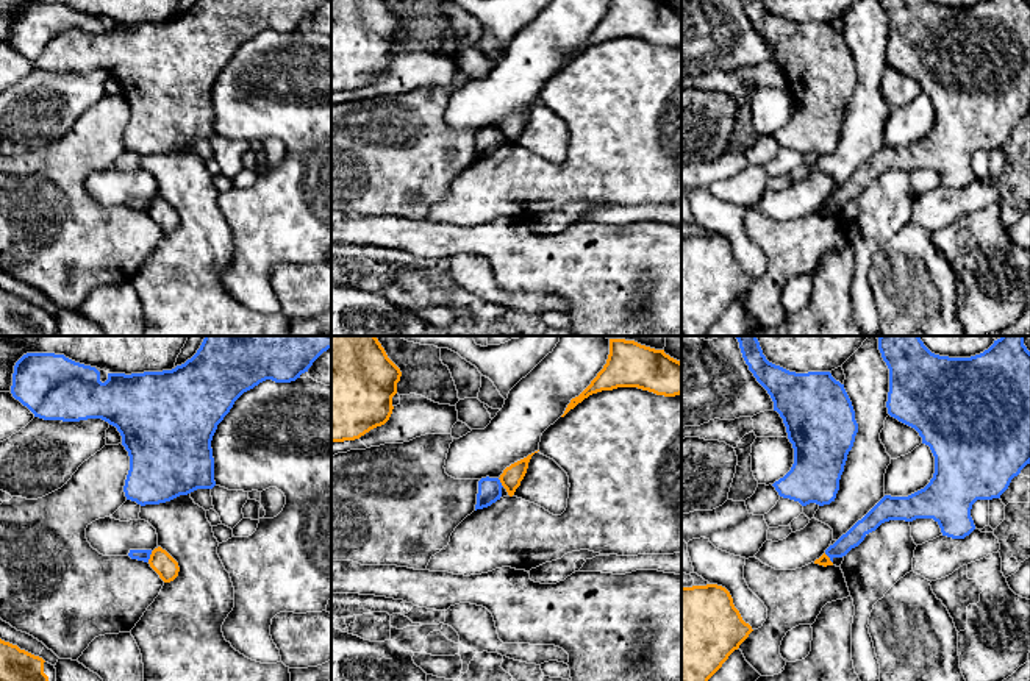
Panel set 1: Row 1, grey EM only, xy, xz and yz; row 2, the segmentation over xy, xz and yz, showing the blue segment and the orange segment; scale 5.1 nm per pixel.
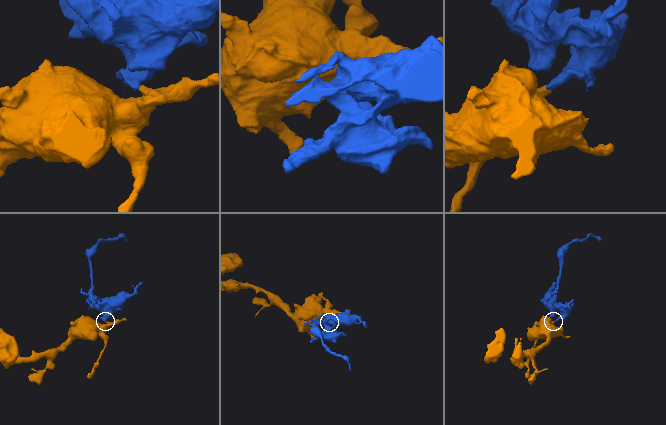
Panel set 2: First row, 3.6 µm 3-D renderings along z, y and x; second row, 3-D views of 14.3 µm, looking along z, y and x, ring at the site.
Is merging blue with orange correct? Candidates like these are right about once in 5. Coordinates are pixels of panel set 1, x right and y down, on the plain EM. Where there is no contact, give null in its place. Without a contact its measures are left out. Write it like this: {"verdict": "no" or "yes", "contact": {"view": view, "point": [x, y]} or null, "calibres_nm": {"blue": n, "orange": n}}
{"verdict": "no", "contact": {"view": "xy", "point": [149, 206]}, "calibres_nm": {"blue": 60, "orange": 120}}

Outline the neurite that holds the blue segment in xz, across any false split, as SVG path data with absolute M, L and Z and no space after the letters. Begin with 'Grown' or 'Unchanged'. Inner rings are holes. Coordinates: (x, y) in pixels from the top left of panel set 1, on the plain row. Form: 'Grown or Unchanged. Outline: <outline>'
Unchanged. Outline: M481 128L478 131L478 144L477 144L477 159L483 159L500 150L502 147L502 133L499 128Z

